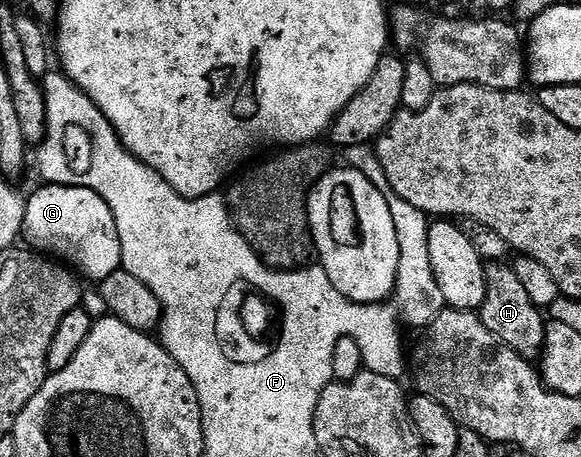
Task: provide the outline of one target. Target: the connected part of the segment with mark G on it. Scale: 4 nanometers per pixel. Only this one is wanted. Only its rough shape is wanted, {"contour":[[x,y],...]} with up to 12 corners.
{"contour":[[84,186],[26,199],[30,249],[102,282],[122,267],[112,209]]}

